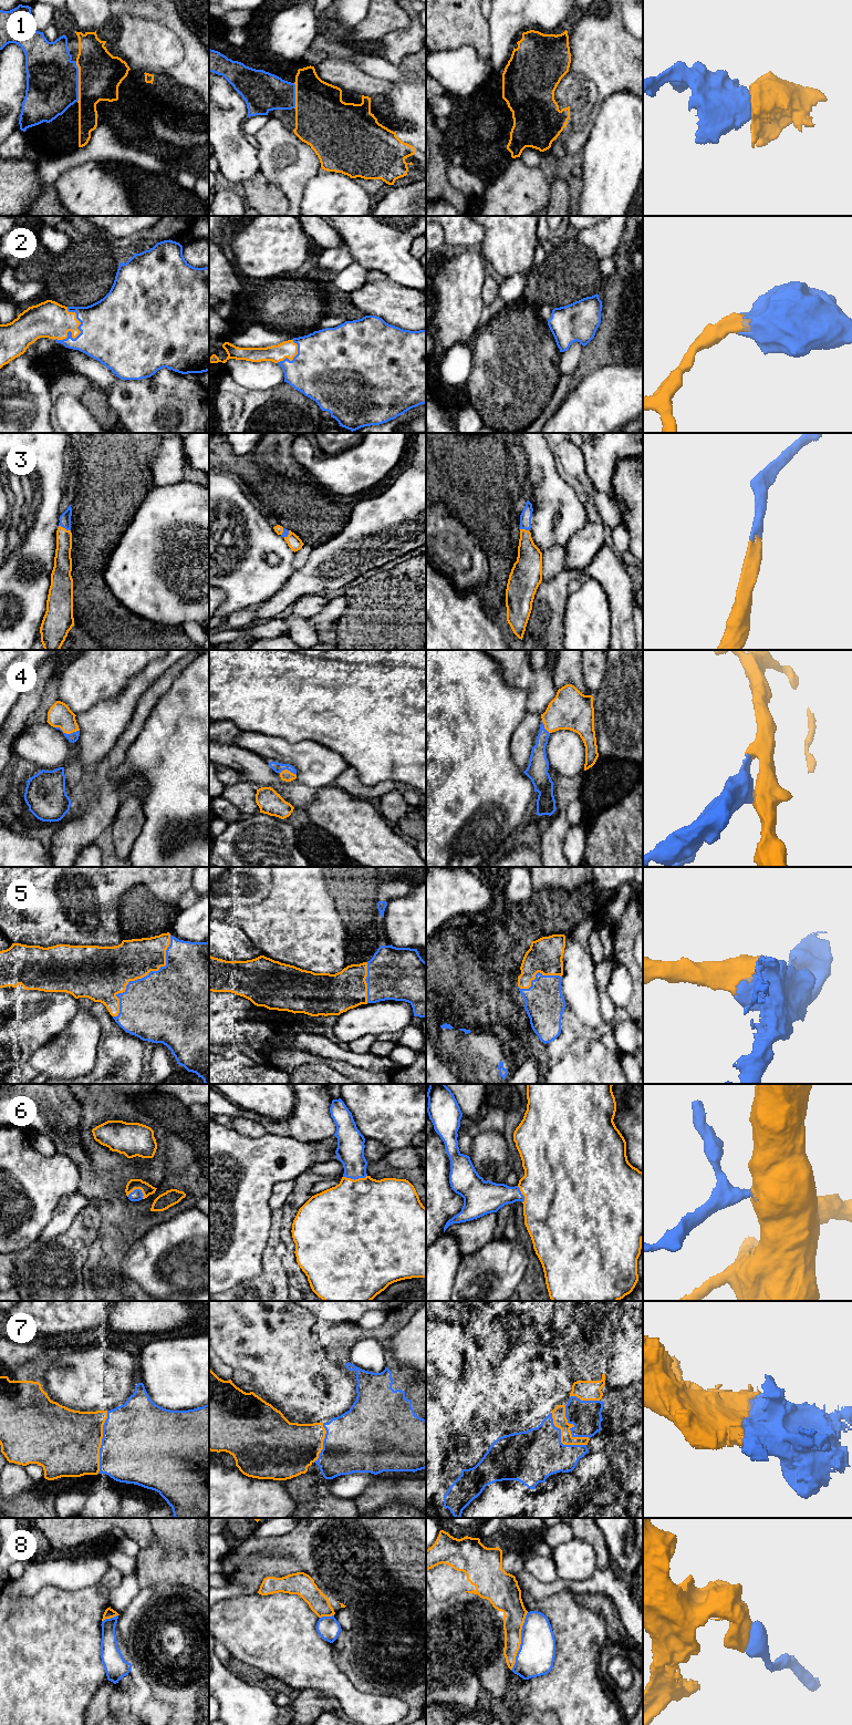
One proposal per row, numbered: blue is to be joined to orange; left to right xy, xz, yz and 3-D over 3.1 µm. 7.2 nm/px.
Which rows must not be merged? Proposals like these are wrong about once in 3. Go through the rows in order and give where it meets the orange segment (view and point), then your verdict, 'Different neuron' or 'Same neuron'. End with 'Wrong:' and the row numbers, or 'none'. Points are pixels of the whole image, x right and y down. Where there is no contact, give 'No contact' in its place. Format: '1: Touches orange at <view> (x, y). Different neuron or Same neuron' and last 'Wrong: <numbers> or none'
1: Touches orange at xy (79, 81). Same neuron
2: Touches orange at xy (80, 332). Same neuron
3: Touches orange at xy (64, 528). Same neuron
4: Touches orange at xy (68, 733). Same neuron
5: Touches orange at xy (142, 977). Same neuron
6: Touches orange at xz (353, 1179). Same neuron
7: Touches orange at xy (101, 1442). Same neuron
8: Touches orange at yz (520, 1641). Different neuron
Wrong: 8

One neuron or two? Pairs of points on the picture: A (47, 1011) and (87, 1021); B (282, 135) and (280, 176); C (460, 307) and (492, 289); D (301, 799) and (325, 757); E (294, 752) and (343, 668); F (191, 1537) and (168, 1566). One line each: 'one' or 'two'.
A: two
B: one
C: two
D: two
E: two
F: one

